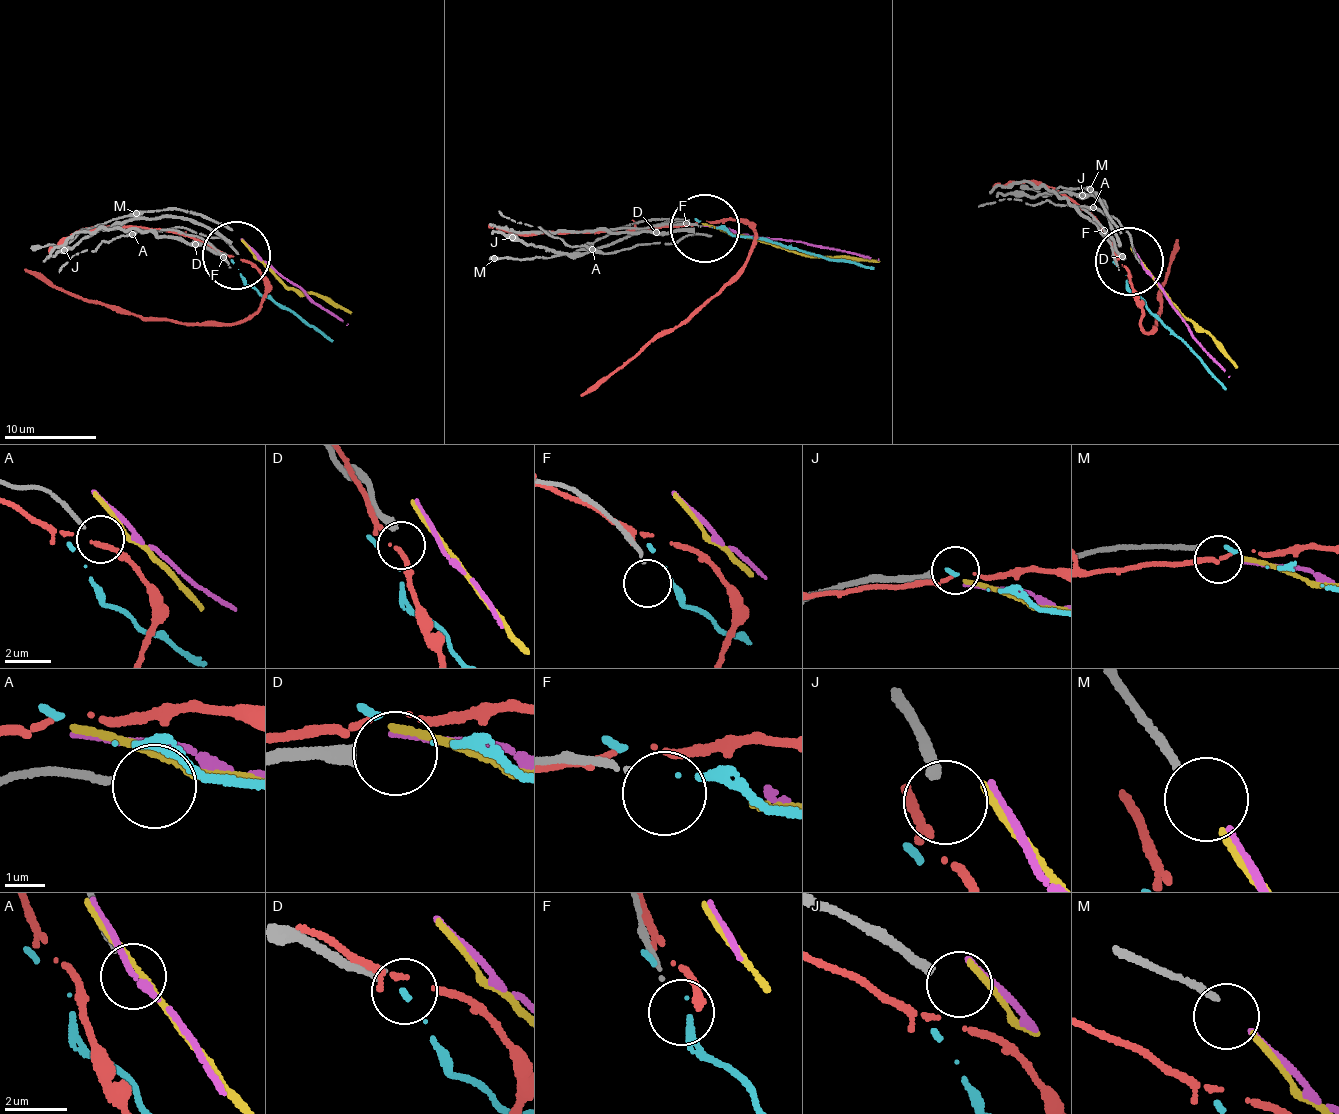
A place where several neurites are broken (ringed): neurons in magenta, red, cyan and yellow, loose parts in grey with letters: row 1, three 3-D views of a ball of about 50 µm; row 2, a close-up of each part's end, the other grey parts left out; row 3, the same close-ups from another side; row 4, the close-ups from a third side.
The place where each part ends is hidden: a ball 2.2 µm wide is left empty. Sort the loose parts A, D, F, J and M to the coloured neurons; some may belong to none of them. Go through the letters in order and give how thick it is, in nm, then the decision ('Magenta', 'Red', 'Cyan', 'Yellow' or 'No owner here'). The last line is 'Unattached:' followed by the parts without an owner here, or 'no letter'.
A: Thickness 170 nm. No owner here
D: Thickness 400 nm. No owner here
F: Thickness 120 nm. No owner here
J: Thickness 280 nm. No owner here
M: Thickness 200 nm. Yellow
Unattached: A, D, F, J

